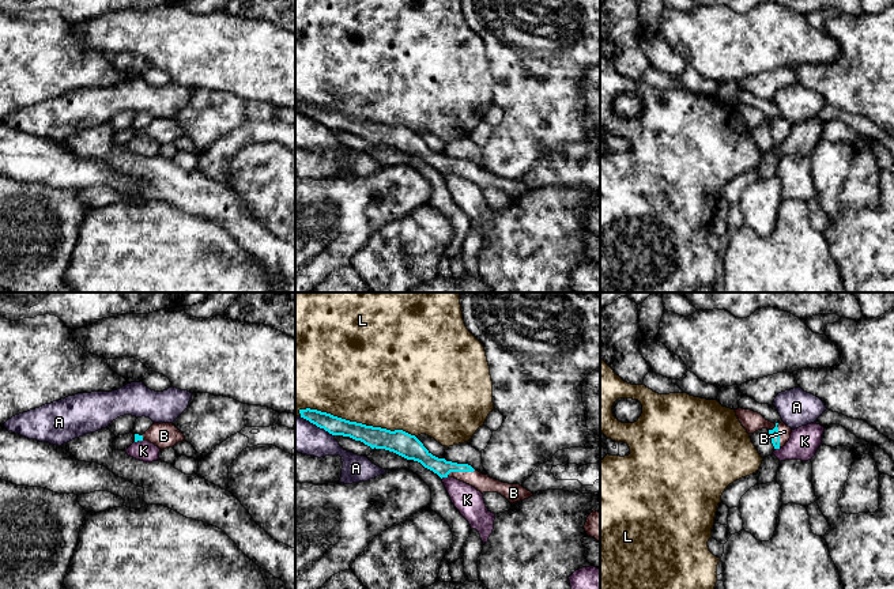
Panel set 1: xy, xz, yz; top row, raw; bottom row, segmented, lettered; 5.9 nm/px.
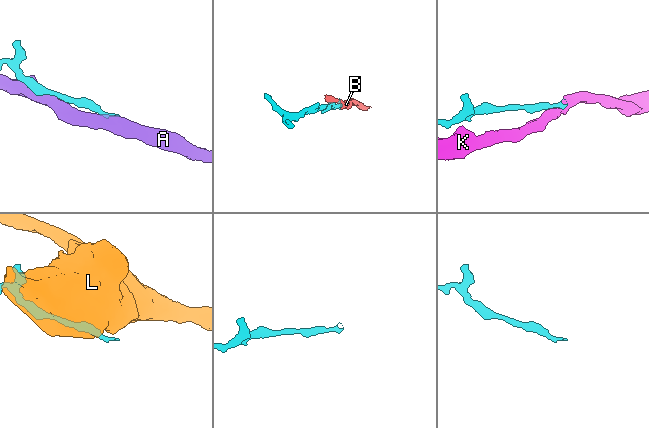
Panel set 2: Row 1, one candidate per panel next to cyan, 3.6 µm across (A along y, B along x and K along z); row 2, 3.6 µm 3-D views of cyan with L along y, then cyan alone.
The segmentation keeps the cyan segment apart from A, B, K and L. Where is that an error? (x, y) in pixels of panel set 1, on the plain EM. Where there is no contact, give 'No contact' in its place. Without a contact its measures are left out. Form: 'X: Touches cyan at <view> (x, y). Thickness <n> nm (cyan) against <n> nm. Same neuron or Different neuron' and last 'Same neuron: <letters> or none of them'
A: Touches cyan at xz (317, 121). Thickness 110 nm (cyan) against 200 nm. Different neuron
B: Touches cyan at yz (779, 131). Thickness 60 nm (cyan) against 70 nm. Same neuron
K: Touches cyan at xz (444, 172). Thickness 130 nm (cyan) against 170 nm. Different neuron
L: Touches cyan at xz (355, 117). Thickness 130 nm (cyan) against 500 nm. Different neuron
Same neuron: B

